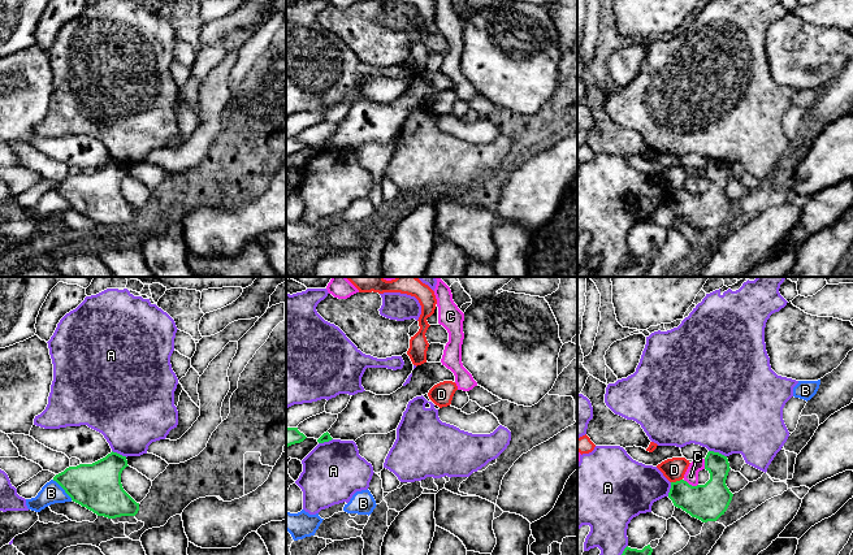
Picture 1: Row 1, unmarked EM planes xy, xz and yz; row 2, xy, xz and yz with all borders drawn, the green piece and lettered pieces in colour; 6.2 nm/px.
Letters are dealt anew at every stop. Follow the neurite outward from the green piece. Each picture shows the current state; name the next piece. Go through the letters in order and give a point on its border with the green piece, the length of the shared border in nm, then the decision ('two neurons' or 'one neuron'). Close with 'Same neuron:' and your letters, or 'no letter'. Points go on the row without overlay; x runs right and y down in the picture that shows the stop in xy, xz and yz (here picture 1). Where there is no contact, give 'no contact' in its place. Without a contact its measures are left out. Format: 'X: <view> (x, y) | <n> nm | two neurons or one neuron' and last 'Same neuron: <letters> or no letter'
A: yz (718, 161) | 120 nm | two neurons
B: xy (63, 196) | 180 nm | two neurons
C: yz (691, 194) | 100 nm | two neurons
D: yz (676, 190) | 80 nm | two neurons
Same neuron: no letter

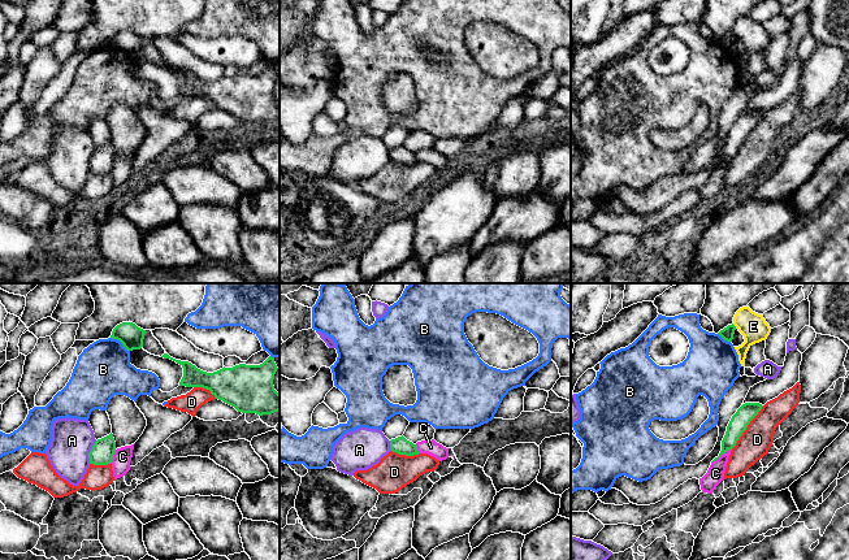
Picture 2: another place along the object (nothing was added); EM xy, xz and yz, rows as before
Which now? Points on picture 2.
A: xy (90, 161) | 150 nm | two neurons
B: xy (120, 50) | 150 nm | two neurons
C: yz (720, 164) | 160 nm | two neurons
D: yz (746, 135) | 340 nm | two neurons
E: yz (733, 34) | 40 nm | two neurons
Same neuron: no letter

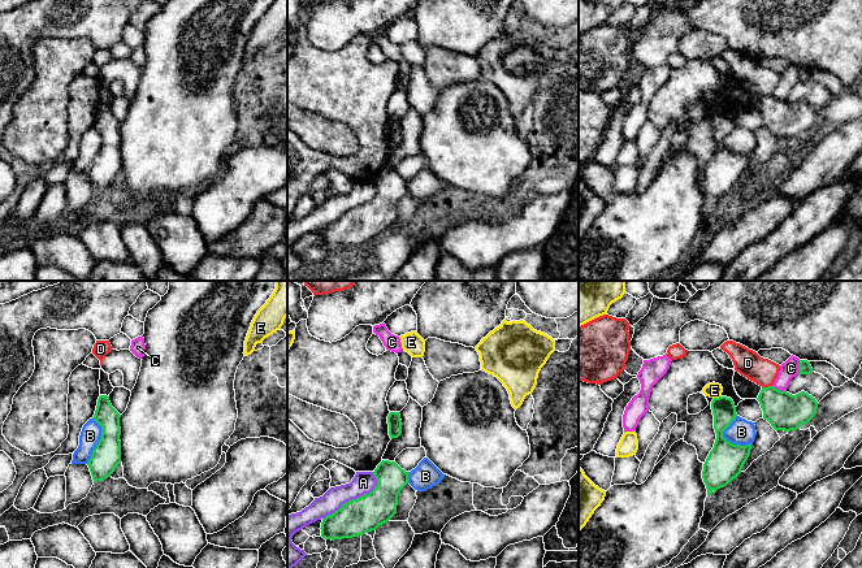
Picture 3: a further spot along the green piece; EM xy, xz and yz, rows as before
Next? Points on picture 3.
A: xz (355, 208) | 440 nm | two neurons
B: yz (726, 148) | 220 nm | two neurons
C: yz (800, 76) | 90 nm | two neurons
D: yz (766, 96) | 70 nm | two neurons
E: yz (717, 107) | 50 nm | two neurons
Same neuron: no letter

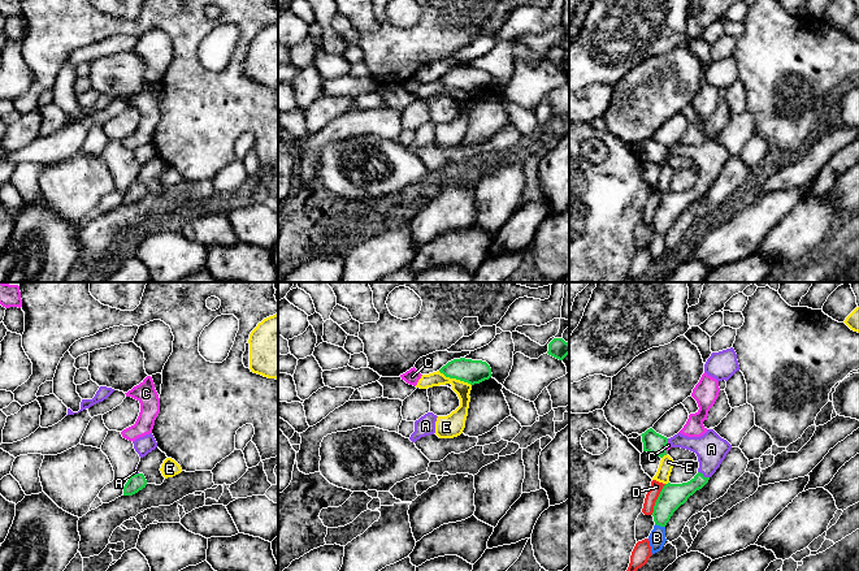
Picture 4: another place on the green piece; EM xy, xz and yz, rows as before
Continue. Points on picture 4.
A: yz (702, 184) | 80 nm | one neuron
B: yz (660, 234) | 70 nm | two neurons
C: yz (666, 156) | 80 nm | two neurons
D: yz (656, 208) | 220 nm | two neurons
E: xz (455, 86) | 220 nm | two neurons
Same neuron: A

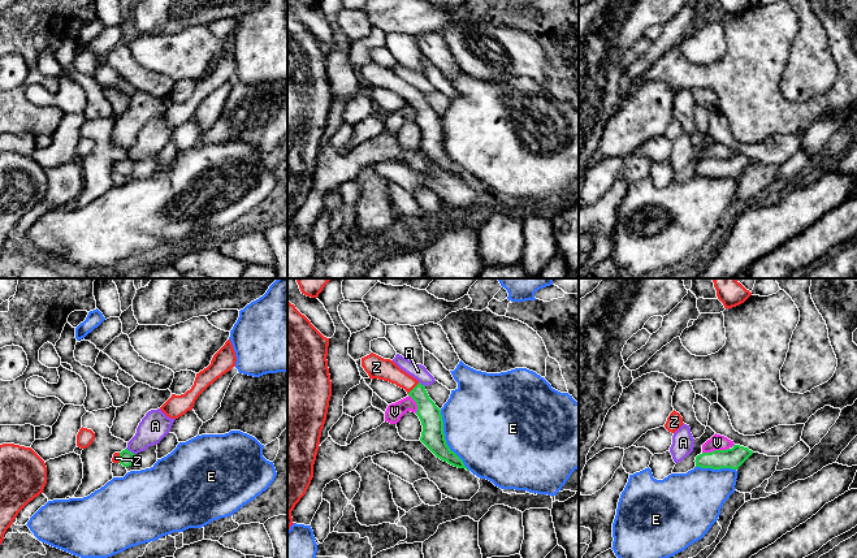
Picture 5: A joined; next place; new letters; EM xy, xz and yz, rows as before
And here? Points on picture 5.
A: xy (130, 160) | 70 nm | two neurons
E: xz (445, 148) | 420 nm | two neurons
V: yz (715, 159) | 170 nm | two neurons
Z: xz (414, 96) | 100 nm | one neuron
Same neuron: Z

